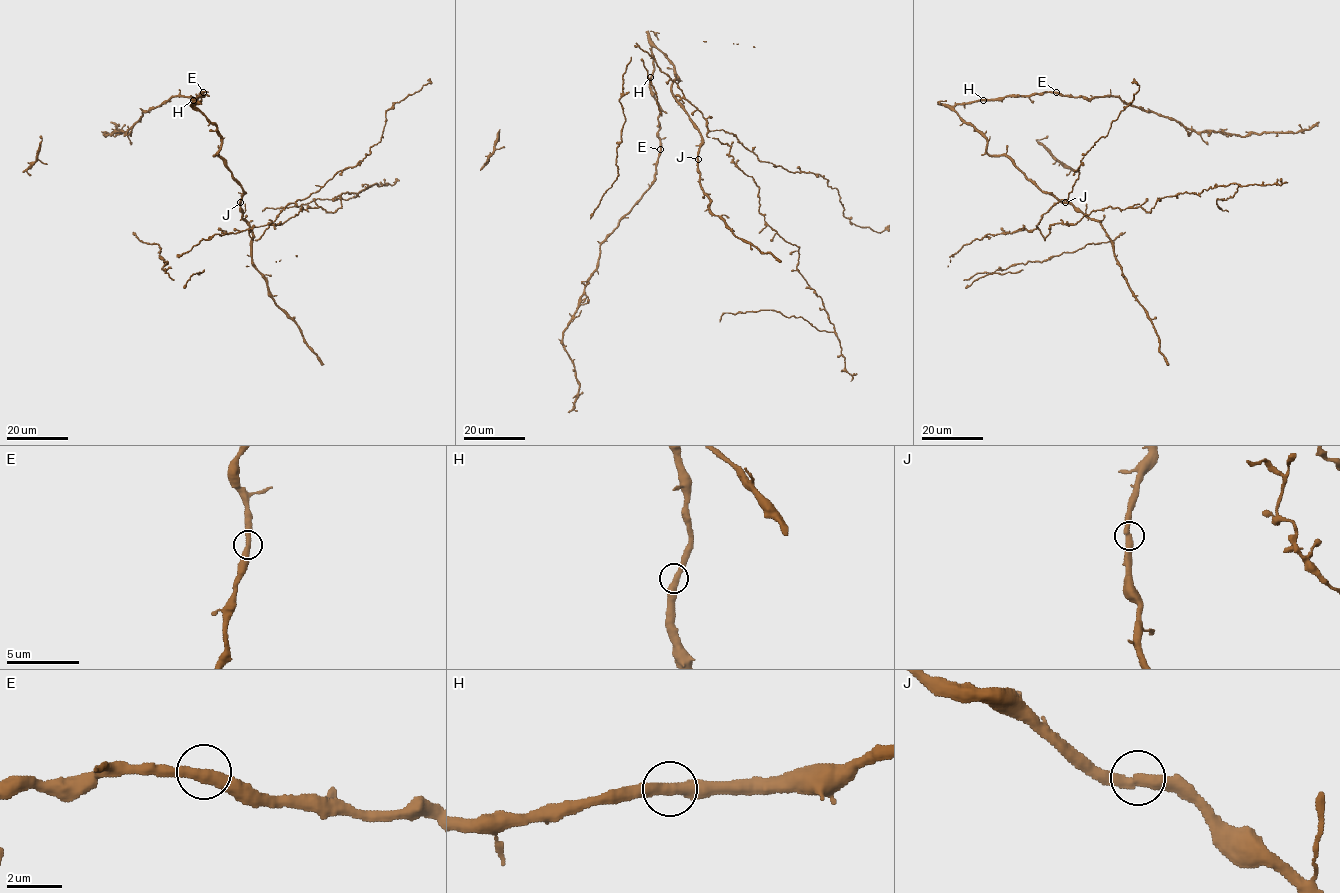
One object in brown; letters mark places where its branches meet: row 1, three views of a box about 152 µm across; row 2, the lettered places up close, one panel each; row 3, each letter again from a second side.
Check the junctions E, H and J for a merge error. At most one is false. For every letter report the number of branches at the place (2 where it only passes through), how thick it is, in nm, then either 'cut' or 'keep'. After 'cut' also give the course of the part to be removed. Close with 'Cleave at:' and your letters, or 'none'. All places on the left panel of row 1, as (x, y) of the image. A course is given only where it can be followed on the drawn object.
E: 2 branches meet; 400 nm thick; keep
H: 2 branches meet; 400 nm thick; keep
J: 2 branches meet; 400 nm thick; keep
Cleave at: none

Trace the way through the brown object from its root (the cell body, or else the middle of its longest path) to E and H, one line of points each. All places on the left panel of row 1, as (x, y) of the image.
E: (240, 203), (243, 189), (214, 155), (221, 142), (218, 128), (194, 106), (193, 100), (203, 92)
H: (240, 203), (243, 189), (224, 162), (214, 155), (221, 142), (218, 128), (194, 106), (196, 101), (193, 100)

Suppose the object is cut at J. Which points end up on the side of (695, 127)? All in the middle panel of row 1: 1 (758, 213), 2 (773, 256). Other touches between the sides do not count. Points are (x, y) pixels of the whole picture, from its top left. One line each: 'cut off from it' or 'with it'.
1: with it
2: cut off from it

